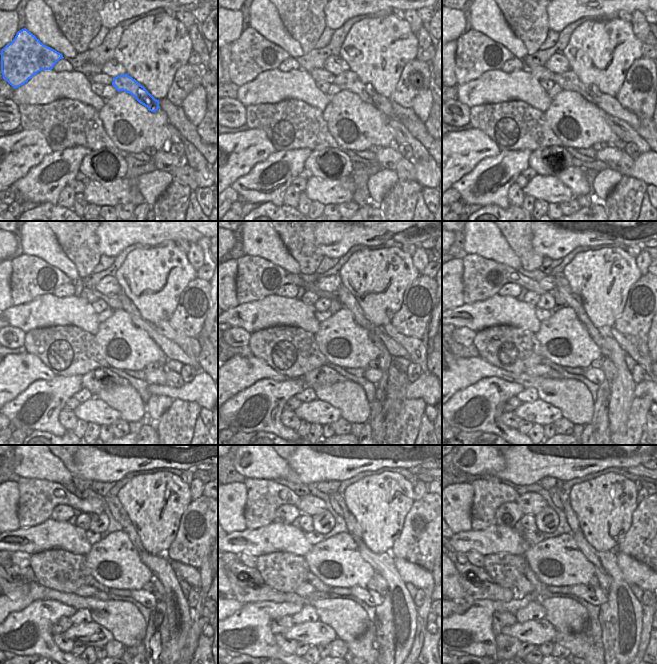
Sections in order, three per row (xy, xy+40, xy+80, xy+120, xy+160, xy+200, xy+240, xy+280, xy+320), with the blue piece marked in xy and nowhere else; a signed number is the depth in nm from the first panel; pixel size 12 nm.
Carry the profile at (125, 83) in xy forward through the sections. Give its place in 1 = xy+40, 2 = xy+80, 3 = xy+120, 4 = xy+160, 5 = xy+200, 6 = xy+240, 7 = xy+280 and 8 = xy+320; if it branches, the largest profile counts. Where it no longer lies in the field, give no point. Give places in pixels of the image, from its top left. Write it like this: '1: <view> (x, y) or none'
1: xy+40 (348, 80)
2: xy+80 (568, 80)
3: xy+120 (191, 346)
4: xy+160 (257, 278)
5: xy+200 (482, 278)
6: xy+240 (38, 498)
7: xy+280 (264, 497)
8: xy+320 (488, 496)

